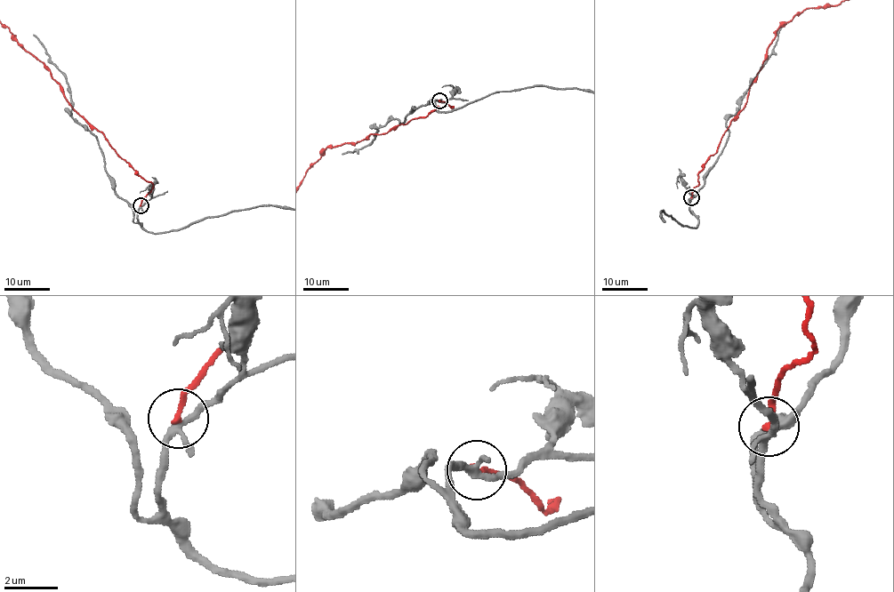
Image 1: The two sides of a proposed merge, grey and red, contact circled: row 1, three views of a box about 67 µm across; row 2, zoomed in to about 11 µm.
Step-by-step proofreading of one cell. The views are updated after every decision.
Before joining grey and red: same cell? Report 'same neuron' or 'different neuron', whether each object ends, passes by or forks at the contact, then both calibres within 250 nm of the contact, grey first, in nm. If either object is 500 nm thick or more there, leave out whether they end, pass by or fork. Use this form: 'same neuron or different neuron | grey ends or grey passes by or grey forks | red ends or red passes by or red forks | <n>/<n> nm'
different neuron | grey forks | red ends | 200/220 nm

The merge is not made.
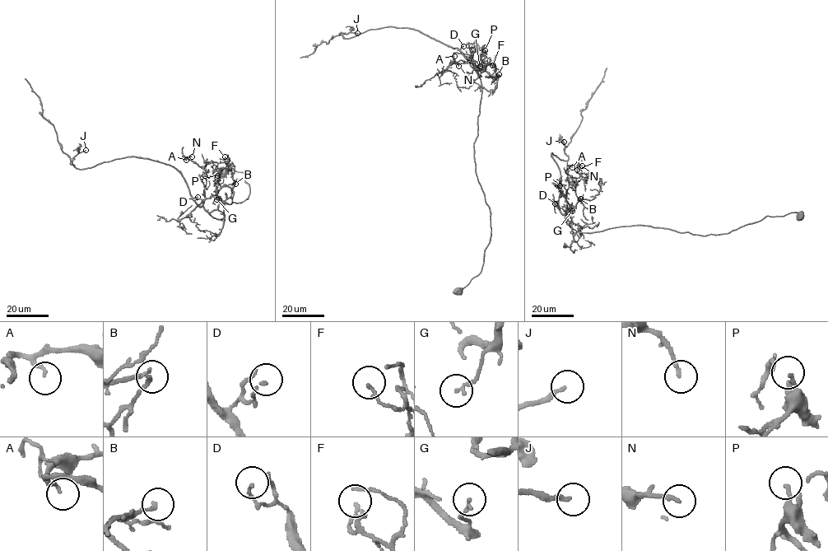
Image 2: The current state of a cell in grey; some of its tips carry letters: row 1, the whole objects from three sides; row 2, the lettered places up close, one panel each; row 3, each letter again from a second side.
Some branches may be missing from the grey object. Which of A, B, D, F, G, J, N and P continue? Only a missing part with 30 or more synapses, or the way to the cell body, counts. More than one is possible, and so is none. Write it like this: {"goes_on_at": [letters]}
{"goes_on_at": ["J"]}

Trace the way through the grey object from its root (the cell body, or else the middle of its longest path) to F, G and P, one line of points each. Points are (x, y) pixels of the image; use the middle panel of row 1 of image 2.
F: (457, 290), (480, 273), (491, 231), (474, 156), (481, 84), (467, 58), (492, 65)
G: (457, 290), (480, 273), (490, 235), (490, 212), (477, 179), (474, 156), (481, 84), (467, 58), (480, 66)
P: (457, 290), (480, 273), (490, 235), (473, 147), (481, 84), (471, 62), (483, 61), (485, 50)

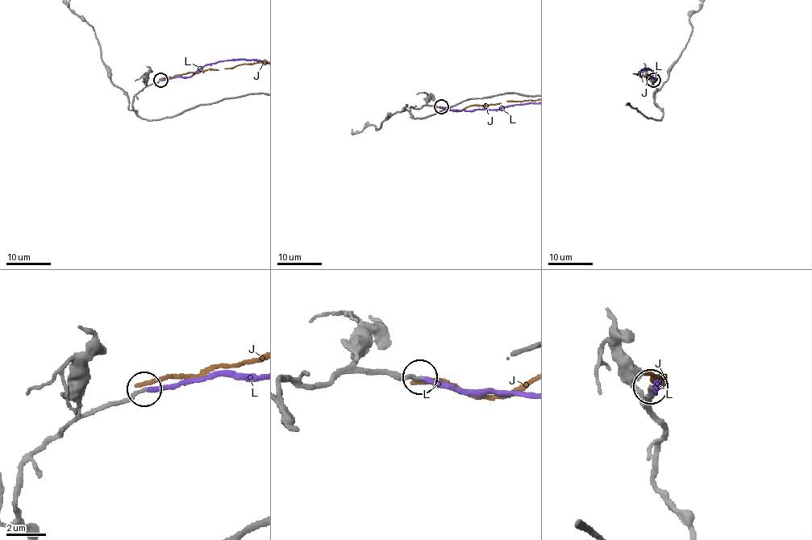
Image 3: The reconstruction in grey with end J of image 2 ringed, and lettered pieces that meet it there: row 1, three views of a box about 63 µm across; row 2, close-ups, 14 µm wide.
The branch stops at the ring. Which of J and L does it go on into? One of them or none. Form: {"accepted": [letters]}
{"accepted": ["L"]}

